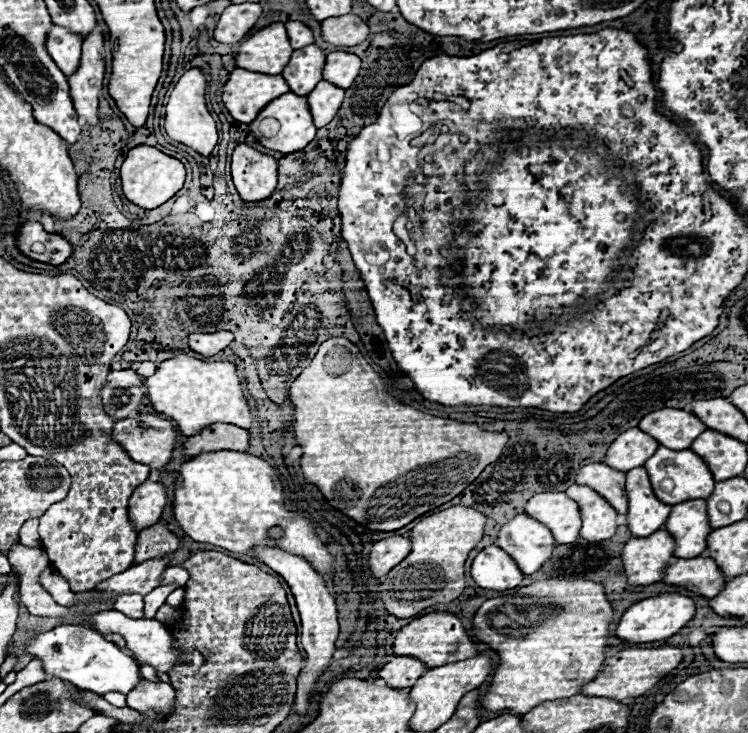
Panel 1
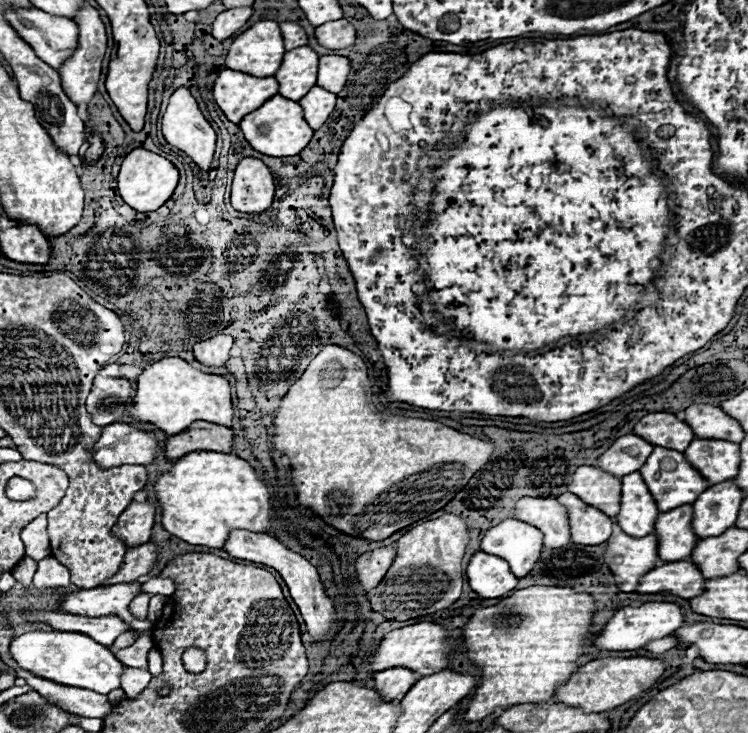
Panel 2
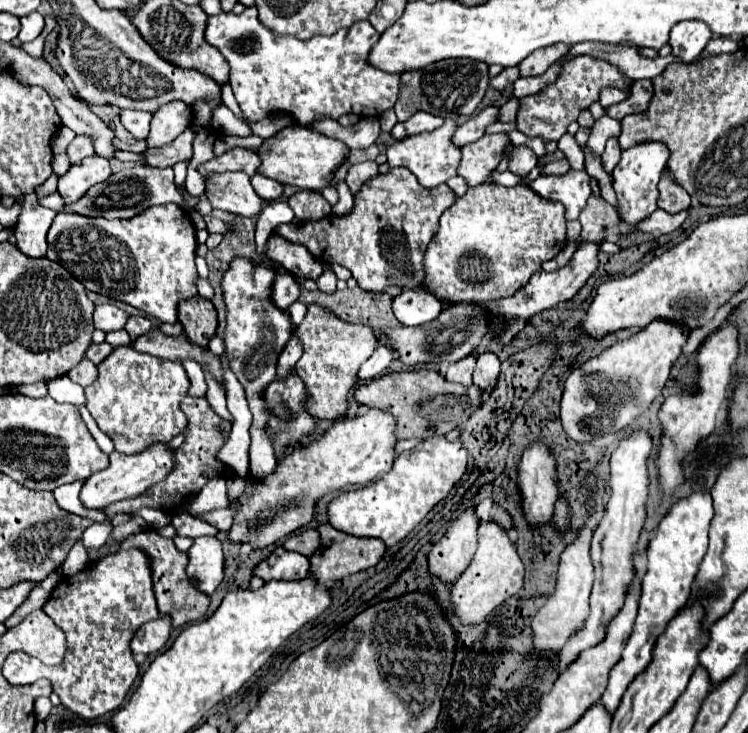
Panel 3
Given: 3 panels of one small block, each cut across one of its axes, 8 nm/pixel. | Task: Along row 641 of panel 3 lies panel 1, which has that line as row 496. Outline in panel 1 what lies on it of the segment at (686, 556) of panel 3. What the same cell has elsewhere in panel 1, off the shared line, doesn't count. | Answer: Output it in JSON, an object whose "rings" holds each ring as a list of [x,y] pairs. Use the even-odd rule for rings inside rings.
{"rings":[[[634,468],[626,472],[626,490],[628,490],[628,528],[634,536],[650,536],[660,530],[672,506],[660,502],[654,496],[646,468]]]}

